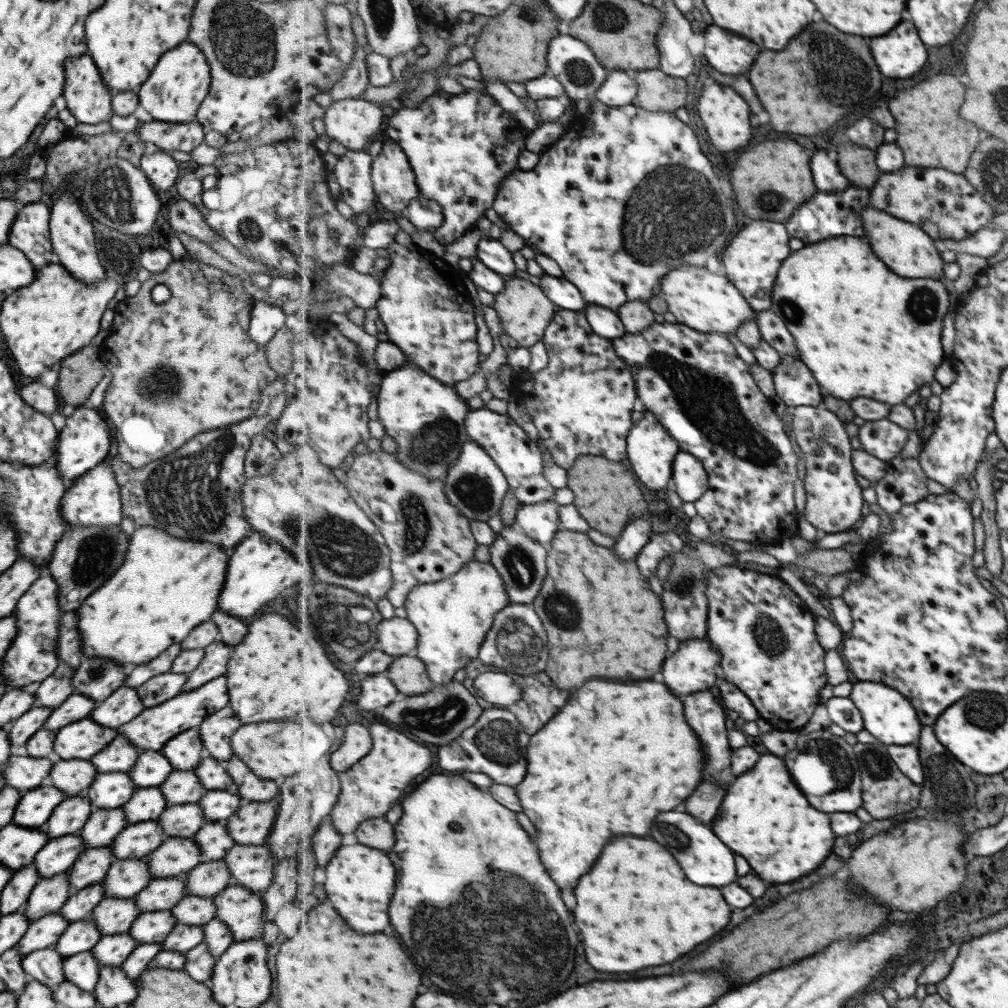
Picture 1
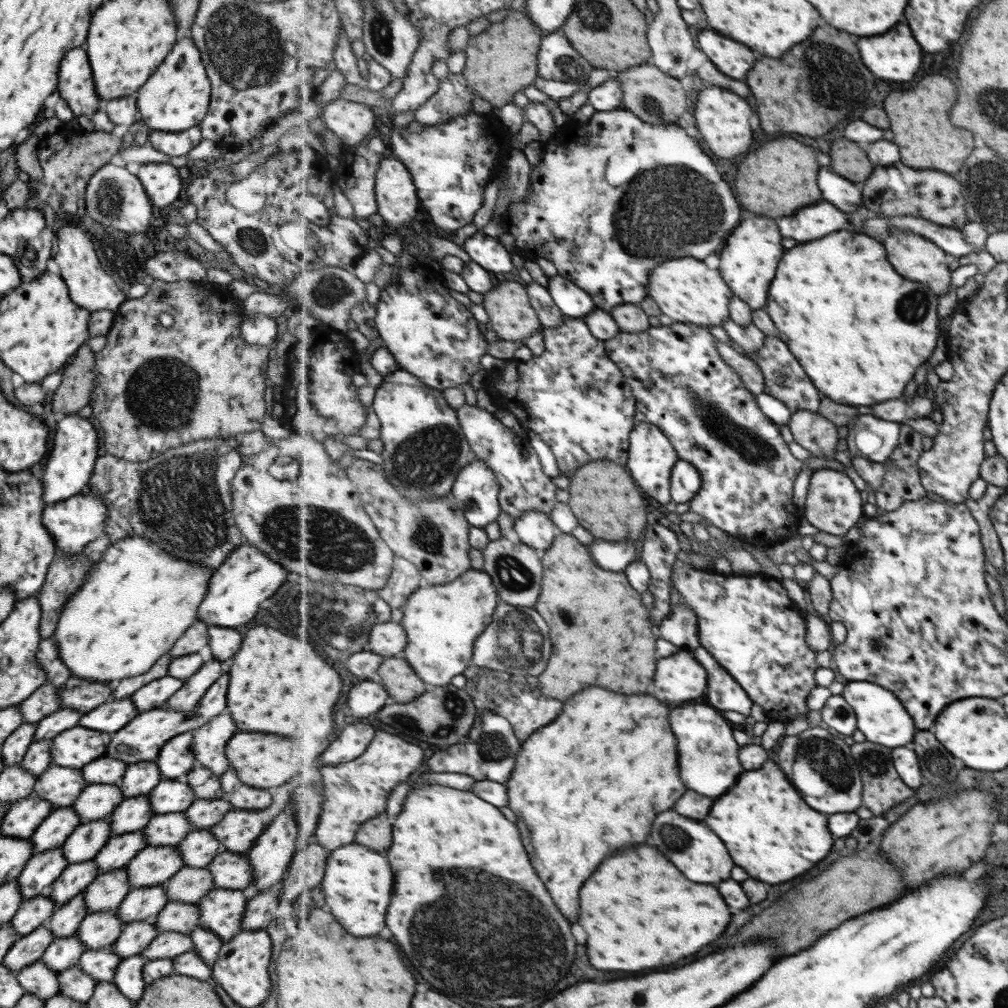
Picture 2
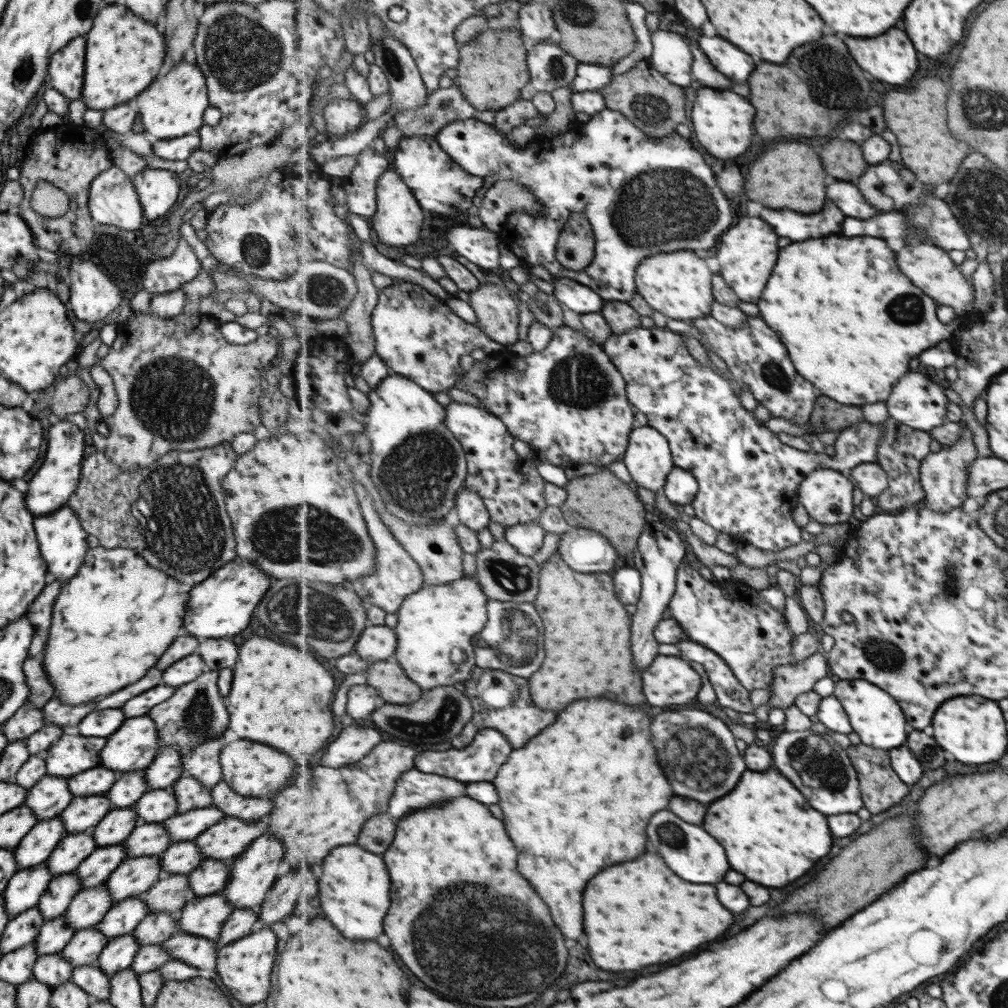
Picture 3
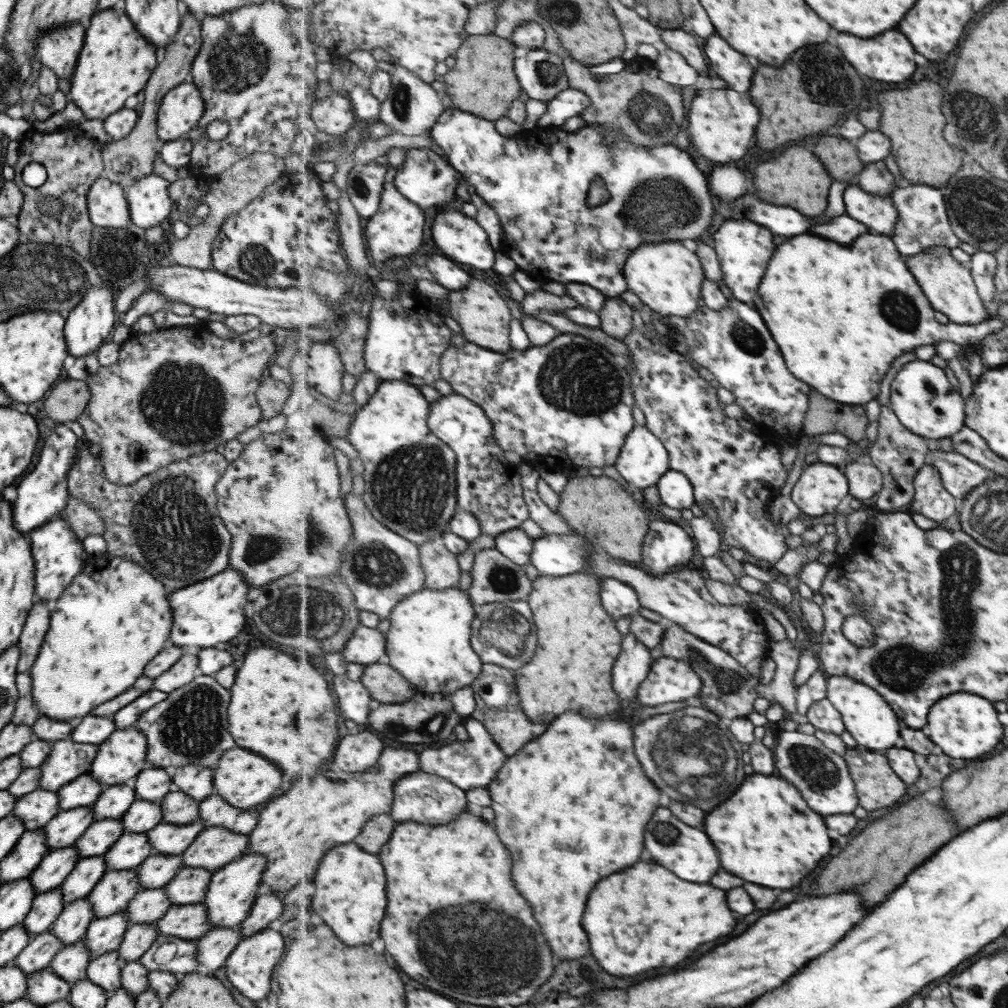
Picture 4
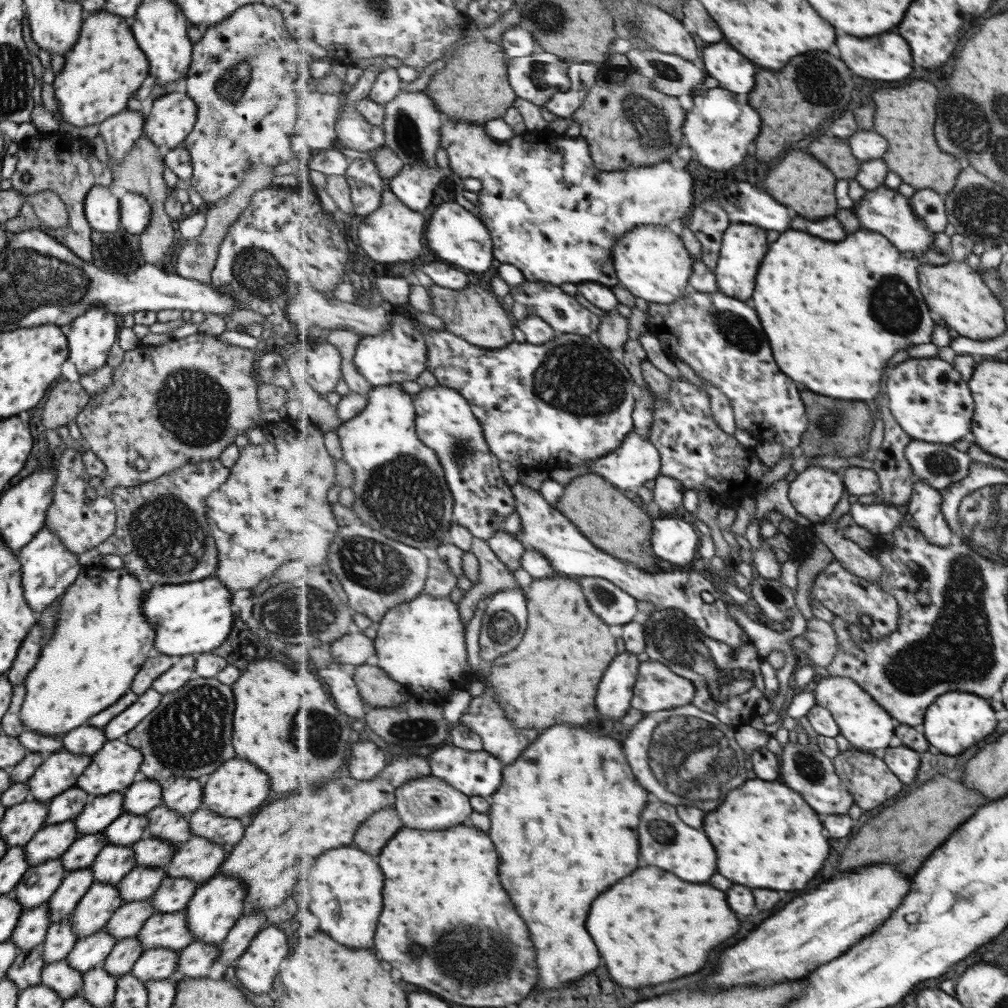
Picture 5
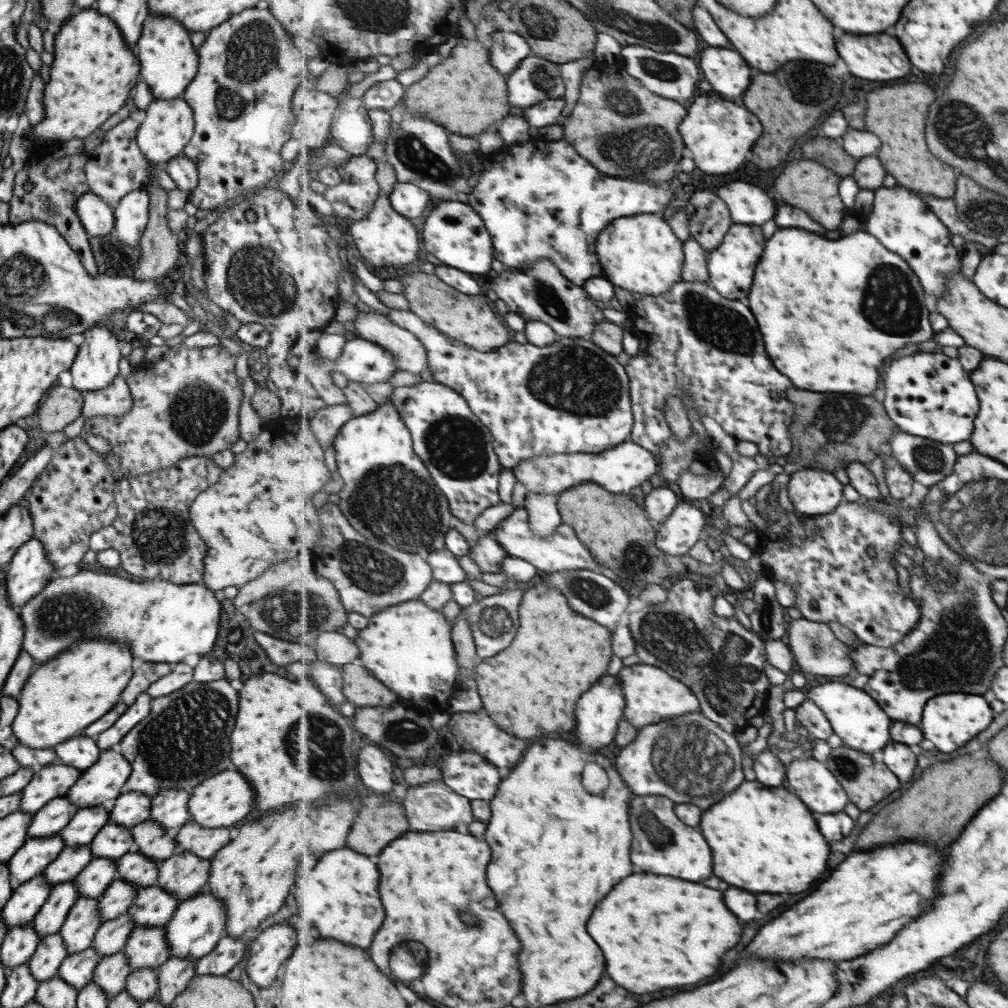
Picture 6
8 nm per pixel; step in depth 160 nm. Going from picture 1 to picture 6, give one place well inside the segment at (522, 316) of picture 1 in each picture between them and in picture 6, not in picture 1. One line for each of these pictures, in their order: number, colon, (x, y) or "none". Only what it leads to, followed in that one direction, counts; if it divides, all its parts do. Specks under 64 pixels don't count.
2: (511, 313)
3: (498, 312)
4: (485, 319)
5: (475, 314)
6: (469, 319)

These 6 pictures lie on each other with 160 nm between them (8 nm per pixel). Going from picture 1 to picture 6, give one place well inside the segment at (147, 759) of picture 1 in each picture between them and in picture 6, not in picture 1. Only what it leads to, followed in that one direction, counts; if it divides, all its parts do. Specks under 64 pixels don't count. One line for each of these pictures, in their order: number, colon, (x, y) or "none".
2: (138, 779)
3: (129, 786)
4: (113, 801)
5: (98, 812)
6: (82, 826)

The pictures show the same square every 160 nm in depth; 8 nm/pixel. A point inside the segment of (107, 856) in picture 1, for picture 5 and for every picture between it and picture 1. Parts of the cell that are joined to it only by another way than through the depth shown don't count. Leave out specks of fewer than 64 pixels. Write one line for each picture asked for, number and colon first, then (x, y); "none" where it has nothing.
2: (74, 878)
3: (56, 897)
4: (45, 907)
5: (30, 929)

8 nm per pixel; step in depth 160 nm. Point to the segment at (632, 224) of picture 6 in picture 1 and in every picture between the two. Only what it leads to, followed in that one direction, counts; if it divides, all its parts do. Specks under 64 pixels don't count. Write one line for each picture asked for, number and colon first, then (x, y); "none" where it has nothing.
1: (709, 302)
2: (688, 291)
3: (679, 285)
4: (668, 277)
5: (652, 262)

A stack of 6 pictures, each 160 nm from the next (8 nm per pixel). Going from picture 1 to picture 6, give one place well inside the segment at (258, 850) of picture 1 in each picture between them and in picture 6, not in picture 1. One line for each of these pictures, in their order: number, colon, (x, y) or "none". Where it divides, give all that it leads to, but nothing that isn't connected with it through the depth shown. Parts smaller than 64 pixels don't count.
2: (232, 871)
3: (210, 877)
4: (188, 886)
5: (172, 895)
6: (152, 906)

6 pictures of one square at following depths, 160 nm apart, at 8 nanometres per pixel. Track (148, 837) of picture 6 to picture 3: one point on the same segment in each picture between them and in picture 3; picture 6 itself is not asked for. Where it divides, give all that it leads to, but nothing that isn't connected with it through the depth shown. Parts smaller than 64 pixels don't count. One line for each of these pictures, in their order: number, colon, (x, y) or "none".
3: (189, 793)
4: (177, 808)
5: (168, 825)

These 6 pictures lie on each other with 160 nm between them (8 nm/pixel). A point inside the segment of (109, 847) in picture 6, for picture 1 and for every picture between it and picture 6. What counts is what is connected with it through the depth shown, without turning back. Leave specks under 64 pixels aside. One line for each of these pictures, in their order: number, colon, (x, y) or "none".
1: (180, 787)
2: (169, 796)
3: (154, 806)
4: (141, 816)
5: (127, 828)

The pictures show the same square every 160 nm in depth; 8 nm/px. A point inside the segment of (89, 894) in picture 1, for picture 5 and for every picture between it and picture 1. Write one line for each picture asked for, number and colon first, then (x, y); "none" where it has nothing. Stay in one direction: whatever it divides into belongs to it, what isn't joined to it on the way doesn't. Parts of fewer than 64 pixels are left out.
2: (64, 920)
3: (54, 934)
4: (41, 948)
5: (25, 970)

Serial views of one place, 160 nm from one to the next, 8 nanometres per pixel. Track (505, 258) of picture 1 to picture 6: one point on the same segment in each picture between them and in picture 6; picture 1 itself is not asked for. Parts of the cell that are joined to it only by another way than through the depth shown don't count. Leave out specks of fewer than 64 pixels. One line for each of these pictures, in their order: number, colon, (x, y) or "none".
2: (486, 250)
3: (479, 245)
4: (463, 239)
5: (462, 239)
6: (456, 234)

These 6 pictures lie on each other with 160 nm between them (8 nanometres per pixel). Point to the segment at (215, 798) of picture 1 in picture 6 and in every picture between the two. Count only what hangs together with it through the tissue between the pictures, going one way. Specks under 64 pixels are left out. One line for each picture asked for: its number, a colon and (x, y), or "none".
2: (202, 814)
3: (186, 826)
4: (168, 839)
5: (149, 851)
6: (135, 868)

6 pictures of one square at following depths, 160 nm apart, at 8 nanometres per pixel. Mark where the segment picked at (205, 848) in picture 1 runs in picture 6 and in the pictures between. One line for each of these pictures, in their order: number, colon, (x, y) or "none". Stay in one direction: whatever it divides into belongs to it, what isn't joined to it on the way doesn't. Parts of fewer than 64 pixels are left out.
2: (198, 847)
3: (179, 857)
4: (156, 870)
5: (139, 884)
6: (114, 900)

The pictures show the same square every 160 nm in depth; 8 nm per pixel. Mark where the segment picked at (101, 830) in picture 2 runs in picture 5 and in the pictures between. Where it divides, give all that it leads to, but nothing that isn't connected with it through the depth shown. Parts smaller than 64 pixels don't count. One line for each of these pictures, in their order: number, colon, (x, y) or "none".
3: (68, 853)
4: (56, 864)
5: (38, 883)

